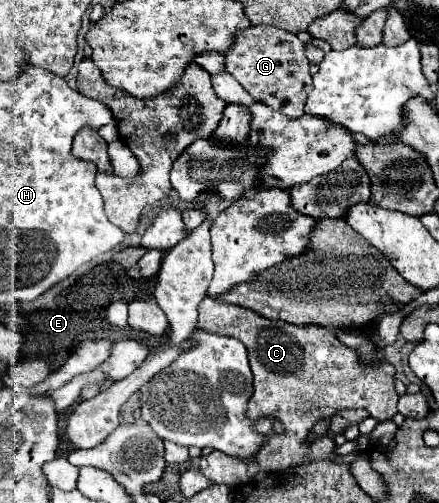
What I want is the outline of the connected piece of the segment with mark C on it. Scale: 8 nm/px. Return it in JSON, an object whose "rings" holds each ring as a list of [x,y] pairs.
{"rings":[[[205,297],[197,311],[199,311],[197,325],[195,325],[197,329],[217,333],[217,335],[237,337],[241,343],[245,343],[249,351],[249,363],[253,371],[253,395],[247,405],[247,417],[255,420],[261,415],[273,415],[277,421],[285,425],[285,433],[271,437],[271,443],[267,443],[265,449],[261,447],[261,451],[257,453],[257,463],[261,465],[261,469],[275,473],[299,465],[301,459],[336,459],[337,455],[333,452],[336,444],[331,434],[328,433],[325,437],[317,439],[311,447],[307,447],[305,441],[317,421],[329,419],[331,415],[335,415],[345,407],[367,407],[371,417],[377,417],[377,421],[393,419],[393,415],[397,413],[399,395],[393,385],[395,369],[385,361],[377,361],[377,369],[361,369],[361,365],[357,365],[357,357],[353,357],[353,349],[343,345],[331,329],[315,327],[315,325],[297,327],[285,321],[271,321],[265,317],[261,319],[261,315],[251,313],[251,309],[229,305],[217,301],[215,297]]]}

